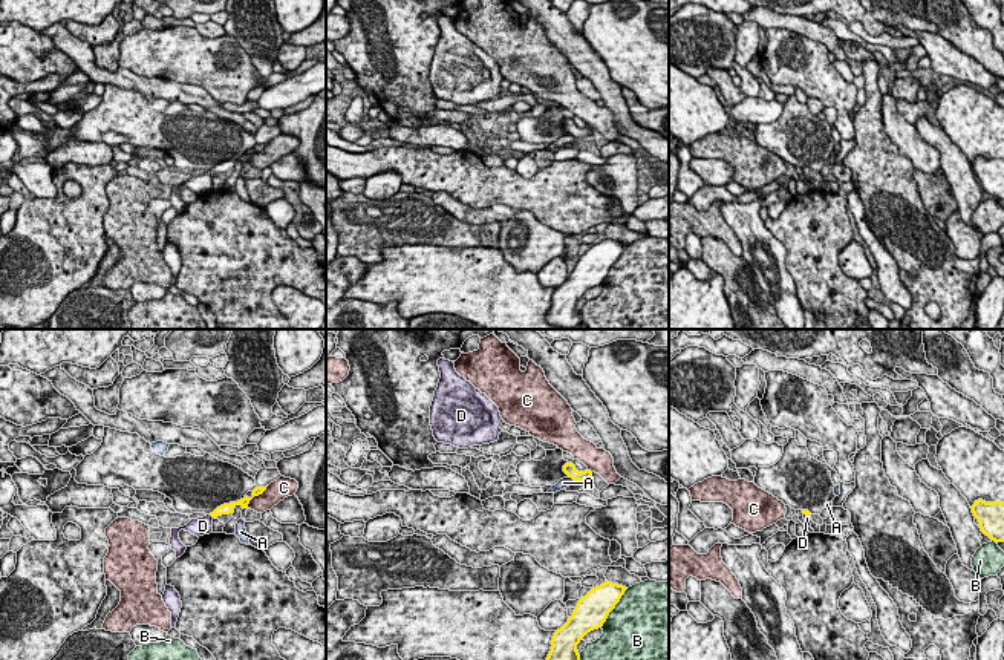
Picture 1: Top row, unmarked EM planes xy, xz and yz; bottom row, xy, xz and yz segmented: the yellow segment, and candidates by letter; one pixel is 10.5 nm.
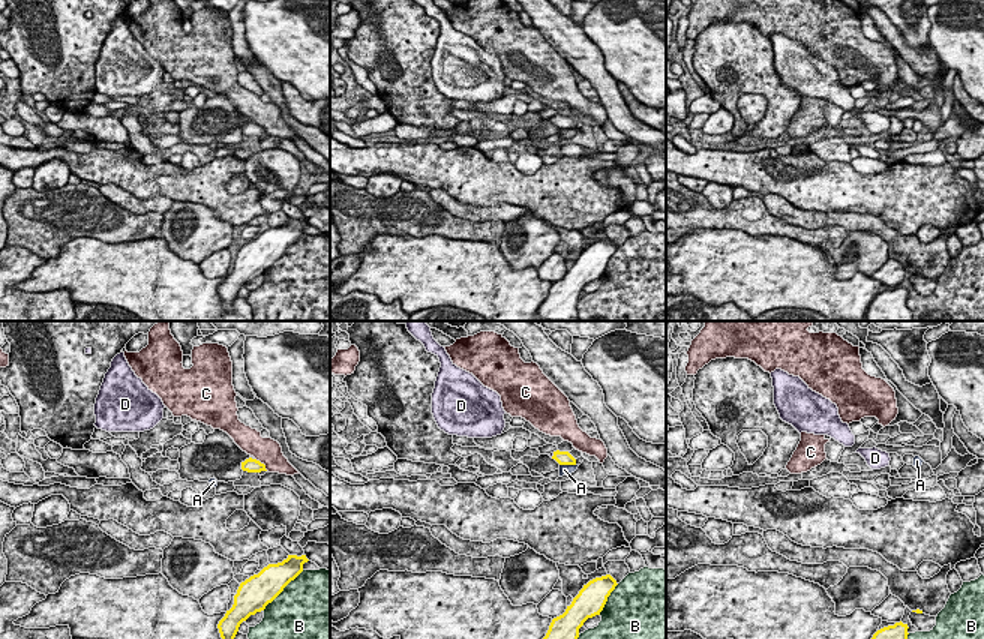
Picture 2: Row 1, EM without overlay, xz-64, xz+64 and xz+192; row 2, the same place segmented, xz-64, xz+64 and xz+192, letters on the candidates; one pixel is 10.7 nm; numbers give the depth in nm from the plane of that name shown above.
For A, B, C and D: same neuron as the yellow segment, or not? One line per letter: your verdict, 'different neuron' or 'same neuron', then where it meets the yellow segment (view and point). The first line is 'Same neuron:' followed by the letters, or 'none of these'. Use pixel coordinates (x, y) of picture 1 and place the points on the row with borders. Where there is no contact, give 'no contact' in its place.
Same neuron: D
A: different neuron | xz (571, 477)
B: different neuron | xz (614, 607)
C: different neuron | xy (256, 495)
D: same neuron | xy (213, 516)

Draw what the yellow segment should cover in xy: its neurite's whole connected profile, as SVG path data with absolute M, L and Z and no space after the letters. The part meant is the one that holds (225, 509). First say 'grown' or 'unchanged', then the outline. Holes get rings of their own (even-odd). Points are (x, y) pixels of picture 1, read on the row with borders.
grown | M245 496L243 499L240 499L237 502L223 504L223 505L217 507L213 513L210 513L204 518L191 519L184 527L171 528L170 545L171 545L171 550L176 551L176 559L181 557L187 550L187 547L179 539L181 530L190 531L191 534L194 534L197 537L204 536L204 534L210 534L210 533L213 533L213 527L211 527L213 521L217 516L234 513L234 508L237 505L240 505L242 508L248 508L248 504L251 499L253 498Z

